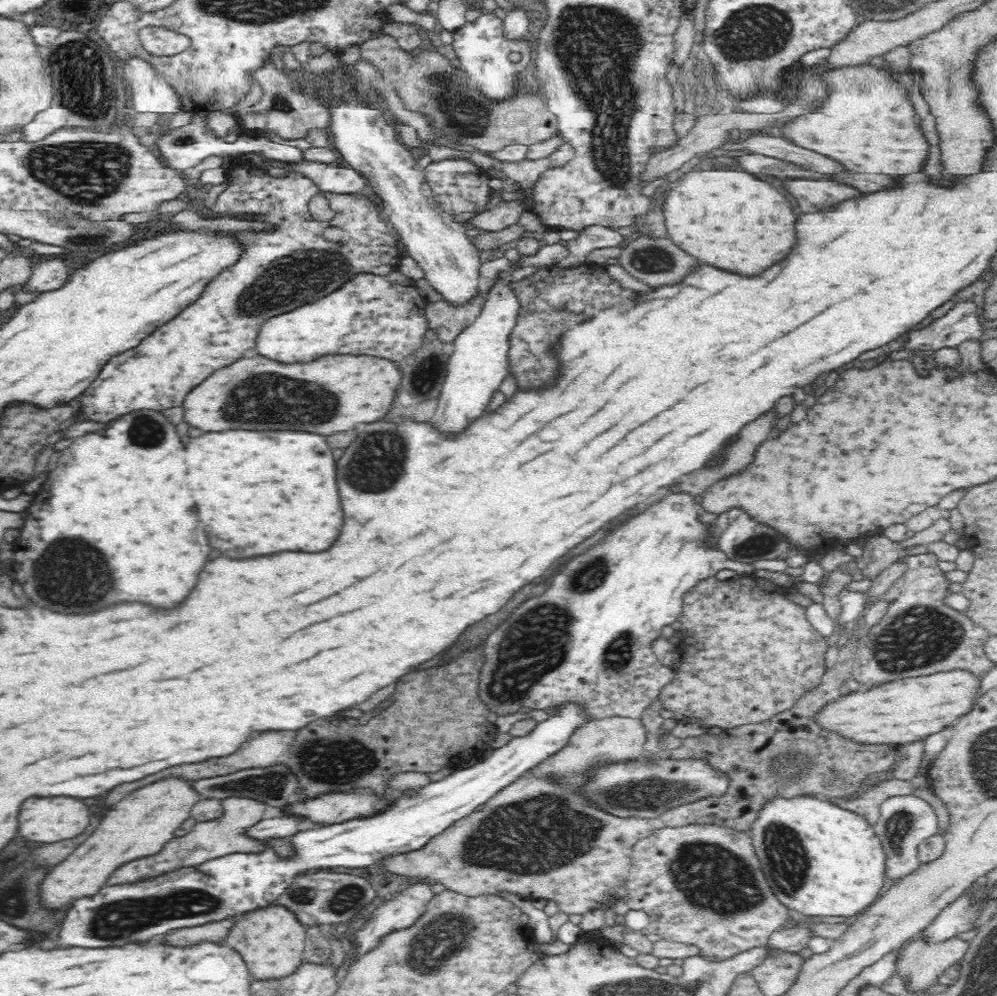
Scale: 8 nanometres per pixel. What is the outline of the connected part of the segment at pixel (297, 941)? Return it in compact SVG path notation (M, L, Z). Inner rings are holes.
M274 906L256 910L252 916L242 916L237 920L226 936L226 946L242 956L250 980L280 980L290 976L301 965L308 928L300 924L290 910Z

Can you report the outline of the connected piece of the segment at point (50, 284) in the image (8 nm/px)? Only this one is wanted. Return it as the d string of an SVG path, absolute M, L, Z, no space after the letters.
M48 259L34 266L31 278L24 284L27 291L46 293L60 290L70 278L68 266L60 259Z

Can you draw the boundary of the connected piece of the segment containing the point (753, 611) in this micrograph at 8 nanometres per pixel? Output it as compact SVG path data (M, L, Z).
M752 574L723 581L716 577L706 578L684 593L683 608L677 618L684 632L678 659L684 662L678 664L674 678L663 686L659 696L670 717L686 723L695 721L705 729L718 726L728 730L740 725L760 725L790 710L808 688L822 682L821 676L826 672L824 653L829 648L828 640L806 619L805 607L786 599L786 591L776 583L772 584L770 579L764 580Z

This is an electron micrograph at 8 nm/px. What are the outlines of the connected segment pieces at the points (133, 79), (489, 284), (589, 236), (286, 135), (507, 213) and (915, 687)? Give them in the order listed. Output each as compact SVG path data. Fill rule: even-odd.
M128 56L120 65L122 78L132 88L132 110L154 114L180 112L182 104L179 94L148 61L138 56Z
M500 272L498 276L492 276L491 281L483 280L482 289L487 291L483 291L484 304L480 304L480 314L476 317L475 322L452 342L453 350L445 367L447 374L440 390L438 406L434 415L430 418L430 424L434 426L432 430L438 430L444 436L454 436L454 434L464 432L476 418L480 418L484 414L488 402L492 400L494 392L502 384L502 380L508 376L509 340L512 330L516 326L521 304L519 298L516 297L510 272Z
M594 226L586 227L579 231L579 235L565 243L569 250L565 259L559 260L558 268L576 268L586 264L586 256L596 248L614 248L625 241L616 230L610 227Z
M268 60L264 68L258 70L252 78L256 79L262 88L261 99L236 111L241 126L256 131L257 136L268 136L269 133L273 133L284 140L304 139L310 128L327 128L331 112L322 105L319 94L310 89L297 90L297 79L288 79L285 73L280 72L270 61Z
M514 199L501 201L489 211L478 213L465 223L466 227L474 227L480 232L498 232L518 221L521 214L528 210L526 201Z
M956 668L946 672L938 672L932 676L918 676L908 680L896 680L882 684L878 688L872 688L868 692L854 692L848 696L841 695L835 702L827 704L822 712L815 714L818 722L824 727L838 732L851 740L863 744L880 744L883 748L891 746L908 745L916 740L924 740L926 736L940 732L942 728L951 727L954 720L970 712L978 703L980 694L980 678L968 669Z

